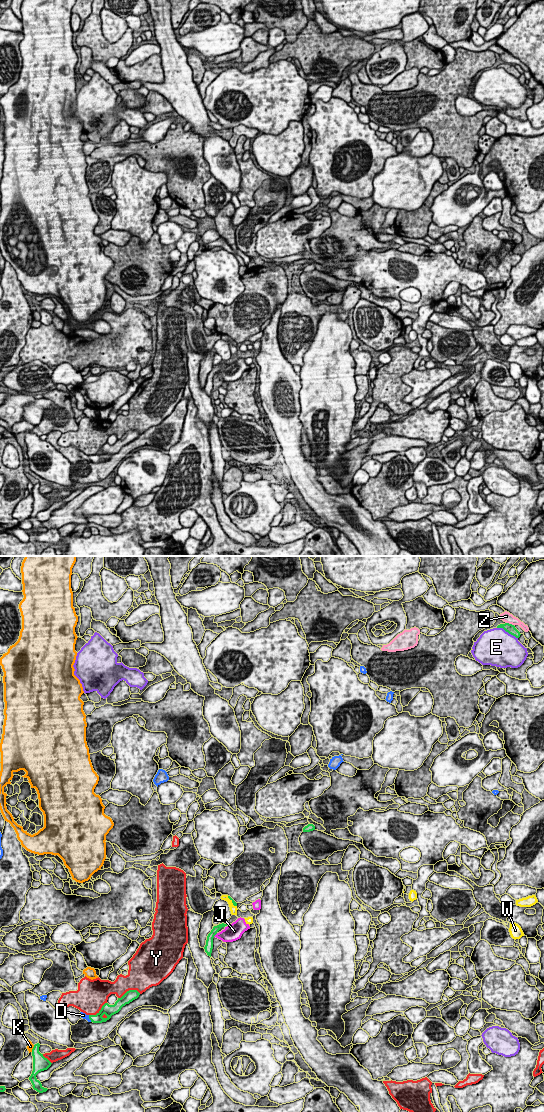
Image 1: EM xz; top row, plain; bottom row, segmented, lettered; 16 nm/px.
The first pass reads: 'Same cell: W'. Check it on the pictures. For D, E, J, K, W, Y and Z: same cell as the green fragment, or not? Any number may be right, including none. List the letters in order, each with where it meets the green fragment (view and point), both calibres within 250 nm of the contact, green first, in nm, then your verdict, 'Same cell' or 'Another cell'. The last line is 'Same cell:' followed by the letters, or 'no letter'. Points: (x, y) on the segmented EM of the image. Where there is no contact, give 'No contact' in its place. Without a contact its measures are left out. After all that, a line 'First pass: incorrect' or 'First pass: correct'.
D: Touches green at xz (89, 1018). Thickness 140 nm (green) against 90 nm. Another cell
E: Touches green at xz (507, 631). Thickness 140 nm (green) against 480 nm. Another cell
J: Touches green at xz (215, 934). Thickness 130 nm (green) against 240 nm. Another cell
K: Touches green at xz (33, 1048). Thickness 220 nm (green) against 100 nm. Another cell
W: Touches green at xz (232, 902). Thickness 60 nm (green) against 120 nm. Another cell
Y: Touches green at xz (129, 990). Thickness 180 nm (green) against 400 nm. Another cell
Z: Touches green at xz (510, 624). Thickness 140 nm (green) against 160 nm. Another cell
Same cell: no letter
First pass: incorrect

